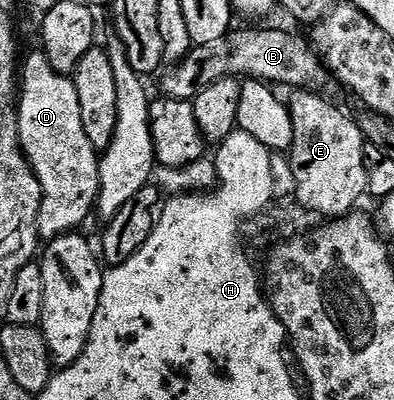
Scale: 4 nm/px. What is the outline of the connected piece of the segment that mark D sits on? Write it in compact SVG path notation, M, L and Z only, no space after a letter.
M36 51L29 55L28 59L23 60L22 70L18 75L18 112L16 114L16 126L20 132L20 146L24 149L24 153L28 156L29 163L32 164L34 175L38 179L38 183L42 187L42 207L38 217L38 227L40 228L40 236L45 242L53 241L56 237L61 237L63 233L71 233L79 230L80 224L87 219L88 216L93 216L94 210L97 208L97 197L100 191L99 169L100 160L98 150L90 143L90 138L86 136L86 127L82 125L82 106L78 103L78 91L74 87L71 76L54 71L54 67L50 65L50 59L46 57L44 52Z

